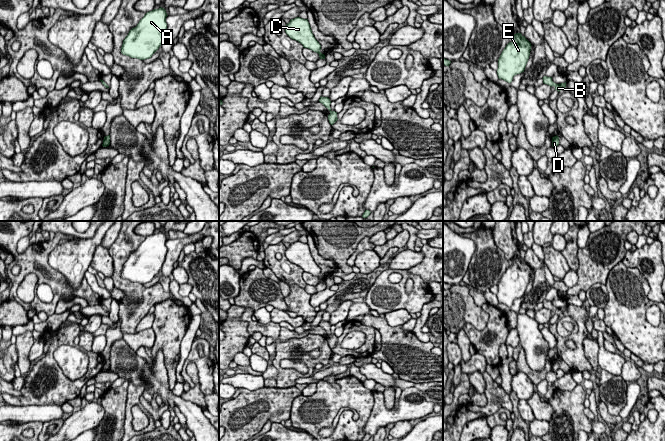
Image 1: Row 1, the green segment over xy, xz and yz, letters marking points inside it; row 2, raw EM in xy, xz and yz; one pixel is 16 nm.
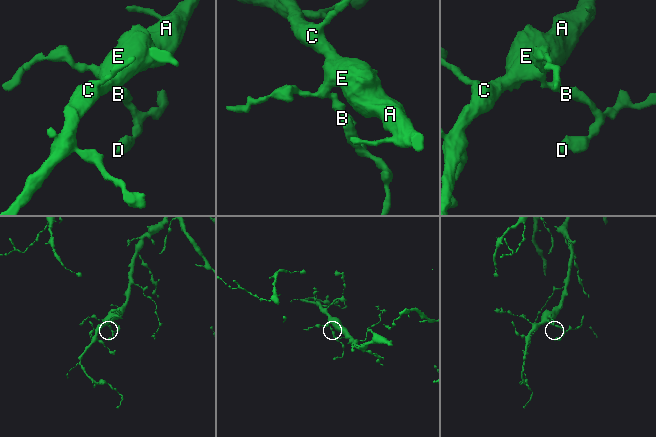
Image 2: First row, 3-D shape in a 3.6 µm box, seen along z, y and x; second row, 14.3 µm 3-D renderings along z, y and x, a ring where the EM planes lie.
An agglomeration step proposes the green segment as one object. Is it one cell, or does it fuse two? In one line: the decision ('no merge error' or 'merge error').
no merge error

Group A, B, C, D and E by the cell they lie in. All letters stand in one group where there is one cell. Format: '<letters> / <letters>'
A B C D E

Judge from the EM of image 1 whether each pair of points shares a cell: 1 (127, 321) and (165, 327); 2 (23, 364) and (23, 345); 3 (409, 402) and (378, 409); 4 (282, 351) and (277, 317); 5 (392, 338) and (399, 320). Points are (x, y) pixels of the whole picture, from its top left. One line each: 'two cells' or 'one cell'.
1: two cells
2: one cell
3: one cell
4: two cells
5: two cells

